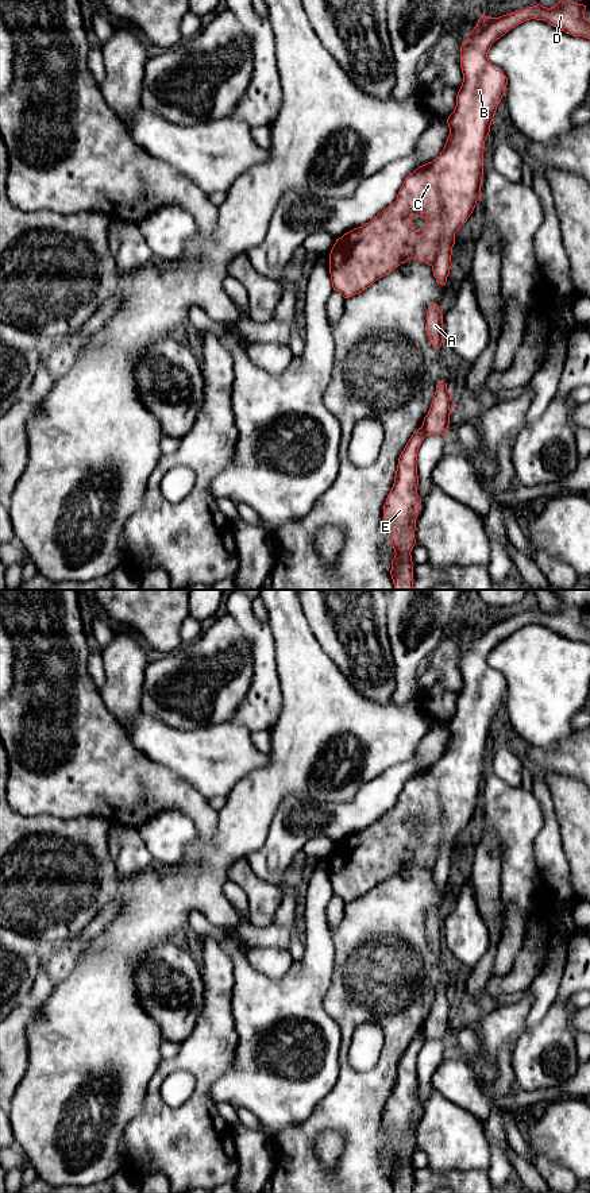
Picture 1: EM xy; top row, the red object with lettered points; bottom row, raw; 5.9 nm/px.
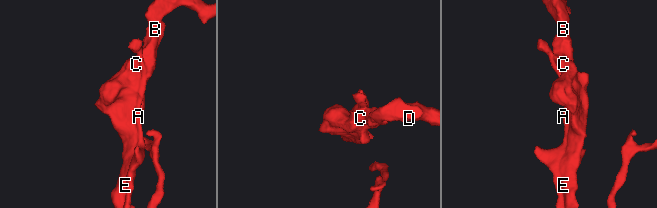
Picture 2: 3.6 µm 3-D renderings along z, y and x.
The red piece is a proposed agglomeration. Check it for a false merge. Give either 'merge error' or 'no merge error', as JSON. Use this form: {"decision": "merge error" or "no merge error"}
{"decision": "merge error"}

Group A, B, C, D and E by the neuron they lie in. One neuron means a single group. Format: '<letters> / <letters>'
A / B C D E

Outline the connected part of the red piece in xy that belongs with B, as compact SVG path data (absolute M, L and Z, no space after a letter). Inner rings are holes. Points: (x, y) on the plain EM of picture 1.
M559 592L555 594L560 601L555 611L547 613L539 607L500 622L479 621L477 630L460 650L463 687L456 699L456 711L447 723L450 740L443 756L436 764L419 771L405 783L392 810L365 830L336 843L331 854L332 892L344 903L362 897L410 862L432 870L440 843L455 841L467 826L481 802L485 745L508 690L506 680L495 675L487 663L491 649L520 628L531 623L544 625L572 641L590 644L590 625L583 618L586 610L566 603ZM413 822L425 825L421 834L416 835L412 831Z

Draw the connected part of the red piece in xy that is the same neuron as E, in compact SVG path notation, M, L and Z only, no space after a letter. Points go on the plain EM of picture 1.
M419 1032L398 1062L397 1076L393 1092L383 1109L383 1127L390 1139L390 1147L394 1154L390 1180L396 1174L396 1169L405 1159L410 1158L414 1148L414 1138L409 1131L414 1128L416 1115L420 1112L421 1103L417 1099L417 1057L425 1039Z

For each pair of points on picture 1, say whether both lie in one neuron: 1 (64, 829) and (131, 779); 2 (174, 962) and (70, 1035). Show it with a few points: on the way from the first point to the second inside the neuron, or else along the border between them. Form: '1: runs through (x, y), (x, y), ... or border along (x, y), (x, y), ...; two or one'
1: border along (50, 815), (60, 818), (99, 815), (111, 825); two
2: border along (143, 958), (134, 985), (143, 1010), (151, 1018); two

